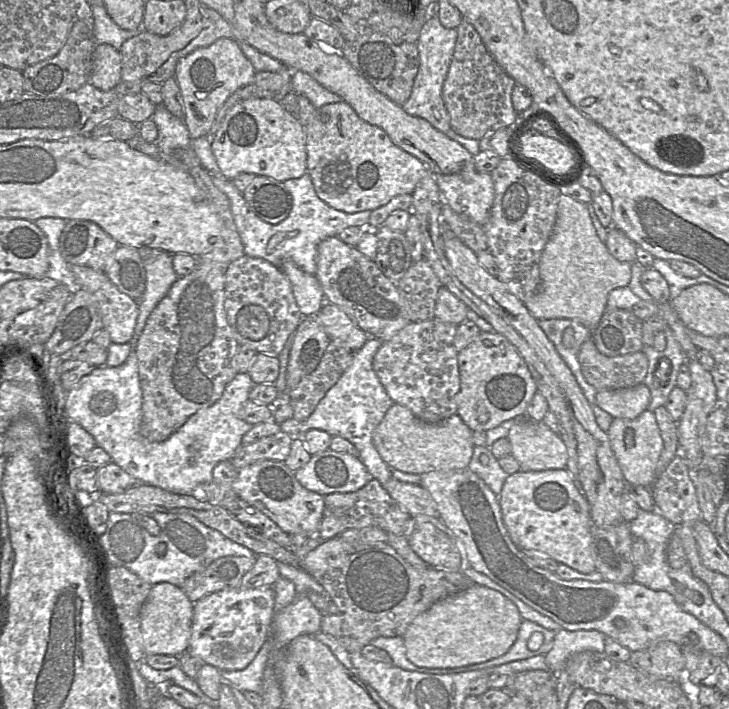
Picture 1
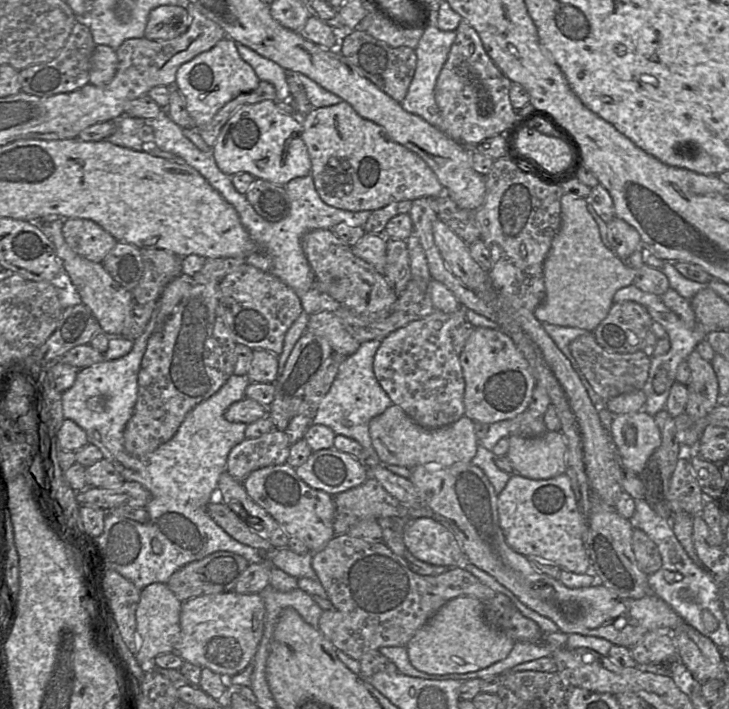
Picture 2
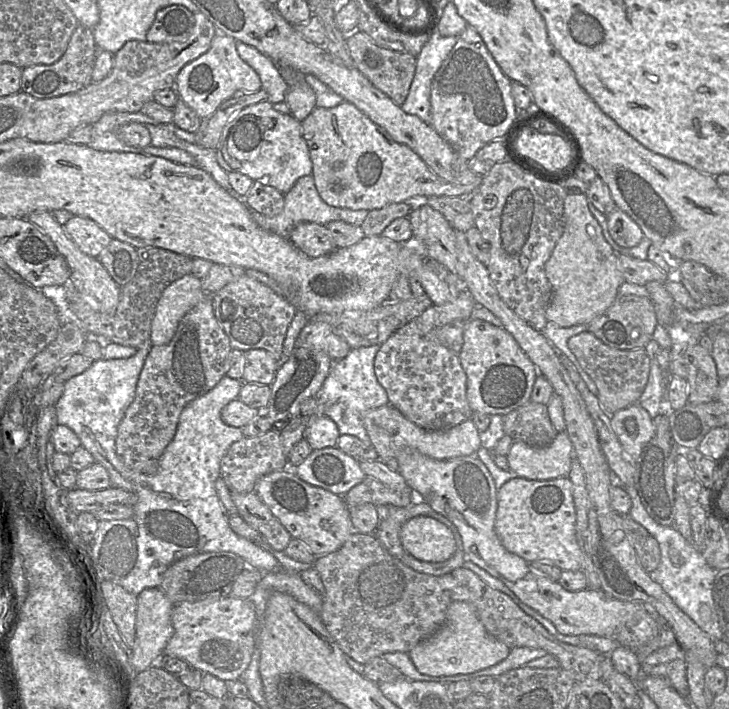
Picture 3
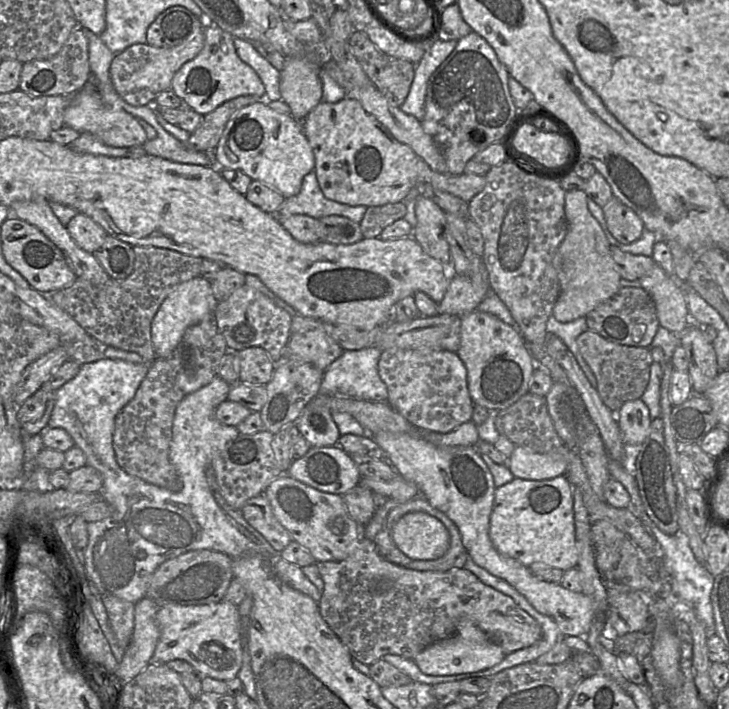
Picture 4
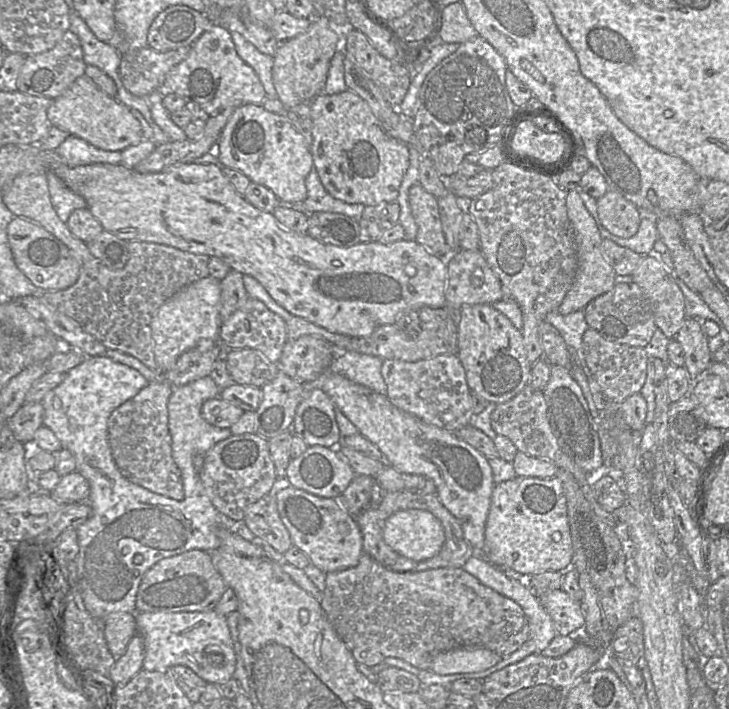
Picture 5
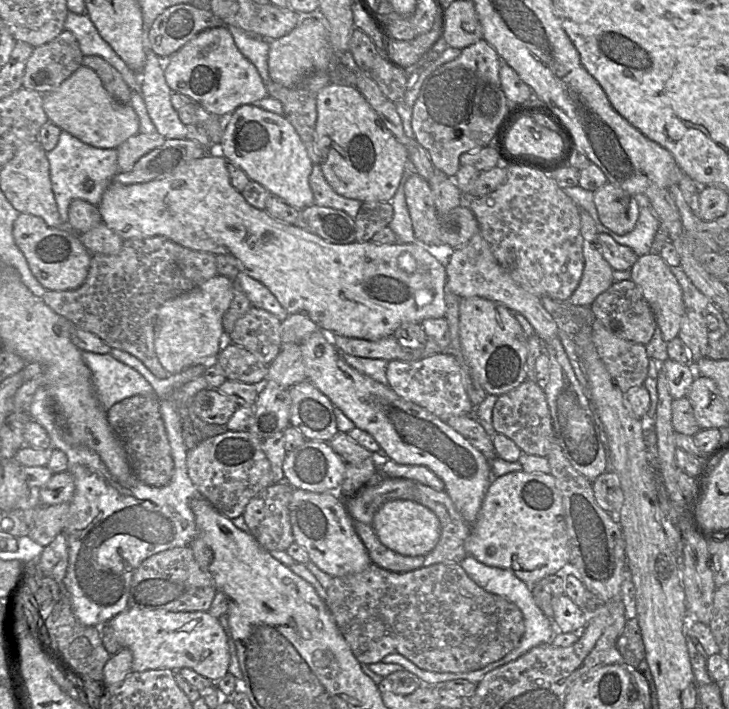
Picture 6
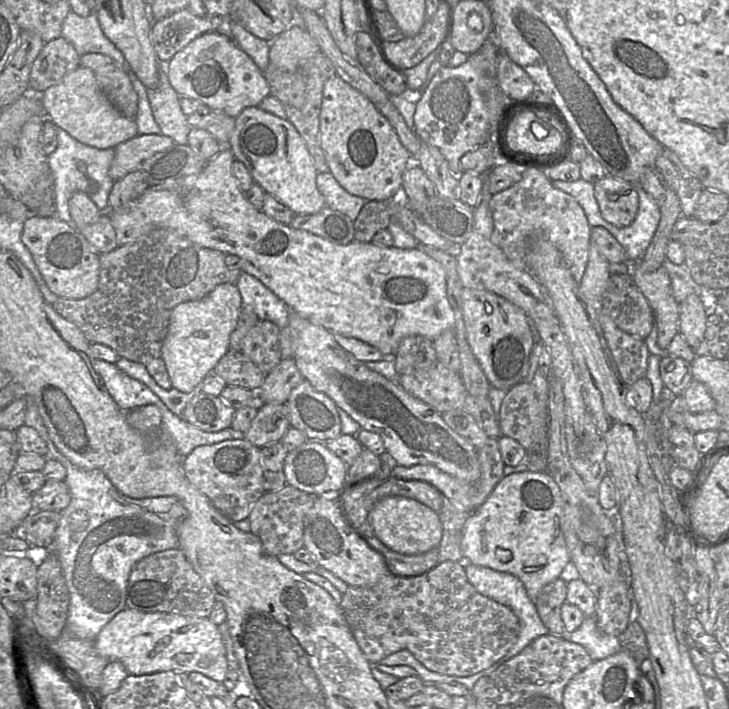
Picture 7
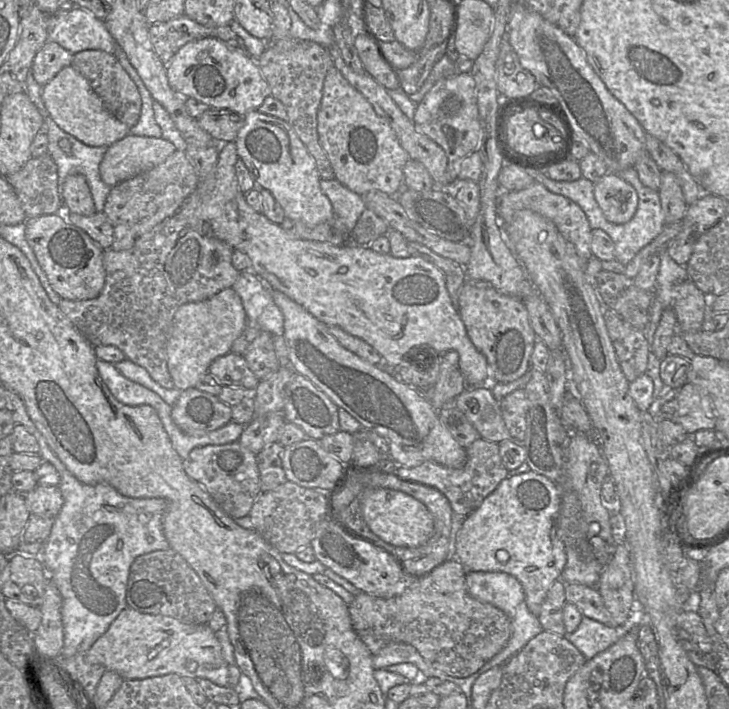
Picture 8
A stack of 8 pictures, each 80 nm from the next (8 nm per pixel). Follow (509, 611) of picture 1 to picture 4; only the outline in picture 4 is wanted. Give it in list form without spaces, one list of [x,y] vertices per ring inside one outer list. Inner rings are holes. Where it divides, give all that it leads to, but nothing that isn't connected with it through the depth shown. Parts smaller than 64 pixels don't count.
[[[463,618],[452,636],[427,646],[415,657],[414,661],[424,674],[445,676],[485,670],[500,663],[505,656],[505,652],[499,645],[494,643],[469,618]]]

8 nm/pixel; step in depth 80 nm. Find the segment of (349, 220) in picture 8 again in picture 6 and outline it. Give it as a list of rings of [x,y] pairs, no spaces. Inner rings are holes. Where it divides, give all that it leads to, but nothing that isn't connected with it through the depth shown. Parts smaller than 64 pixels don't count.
[[[319,165],[313,166],[309,185],[313,193],[314,205],[340,210],[351,218],[356,218],[363,202],[337,194],[326,181]]]

